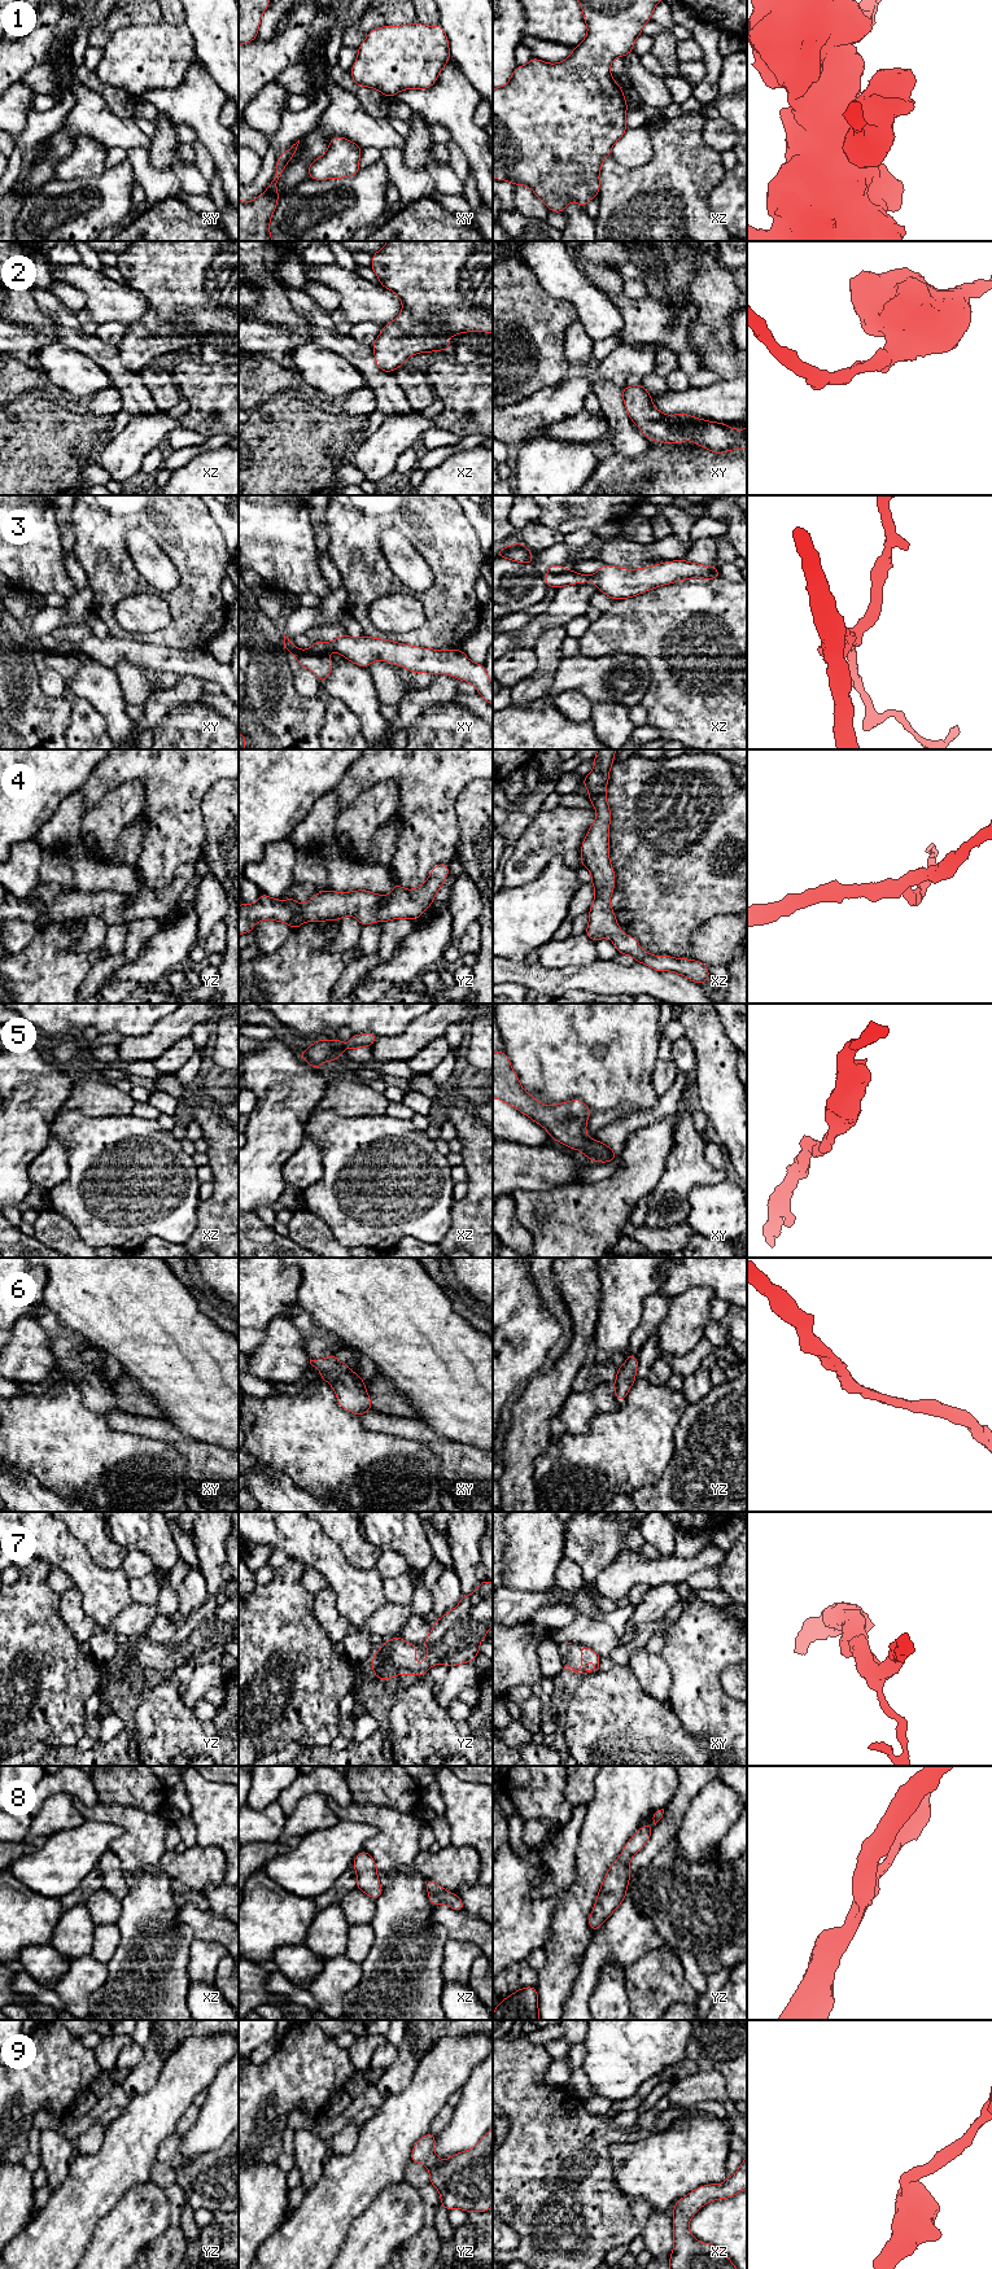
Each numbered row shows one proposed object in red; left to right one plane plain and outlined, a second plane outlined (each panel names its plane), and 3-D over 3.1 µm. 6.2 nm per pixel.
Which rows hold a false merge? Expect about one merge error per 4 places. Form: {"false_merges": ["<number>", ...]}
{"false_merges": ["3"]}

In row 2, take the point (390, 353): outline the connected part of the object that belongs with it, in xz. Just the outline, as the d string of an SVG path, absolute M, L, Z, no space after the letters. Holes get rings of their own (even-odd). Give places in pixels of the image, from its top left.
M388 241L372 255L371 268L380 285L393 290L402 302L402 312L383 327L372 344L375 362L381 371L392 373L419 353L450 350L449 338L454 335L493 335L493 241Z

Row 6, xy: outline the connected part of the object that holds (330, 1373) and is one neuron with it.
M335 1354L319 1360L310 1359L310 1364L320 1370L320 1378L333 1387L340 1407L357 1416L373 1409L364 1381L346 1363L341 1363Z

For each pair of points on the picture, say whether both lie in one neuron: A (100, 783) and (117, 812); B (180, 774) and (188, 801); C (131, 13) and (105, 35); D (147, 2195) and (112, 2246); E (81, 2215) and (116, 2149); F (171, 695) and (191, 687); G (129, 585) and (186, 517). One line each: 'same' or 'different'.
A: different
B: same
C: same
D: same
E: same
F: same
G: same

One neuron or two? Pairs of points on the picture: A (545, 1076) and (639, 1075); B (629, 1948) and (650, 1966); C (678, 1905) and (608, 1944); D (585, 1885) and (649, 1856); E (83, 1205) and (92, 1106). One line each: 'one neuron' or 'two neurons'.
A: one neuron
B: two neurons
C: two neurons
D: two neurons
E: two neurons

